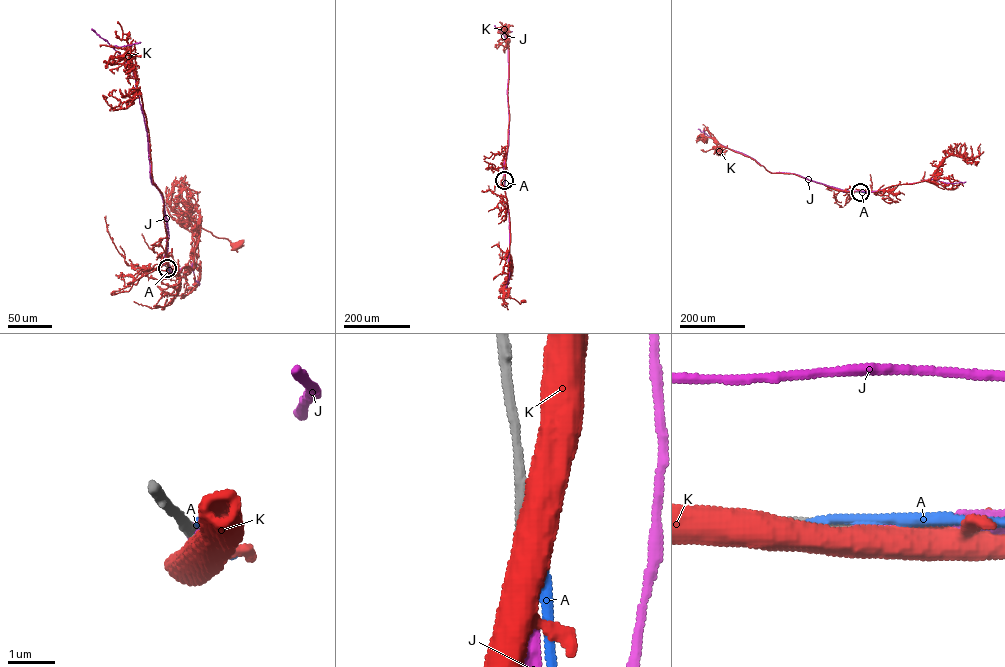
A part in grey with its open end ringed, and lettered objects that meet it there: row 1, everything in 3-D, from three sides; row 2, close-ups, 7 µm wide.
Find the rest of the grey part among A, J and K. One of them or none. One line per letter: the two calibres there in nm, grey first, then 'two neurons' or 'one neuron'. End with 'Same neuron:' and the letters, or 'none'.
A: 300/240 nm | two neurons
J: 240/200 nm | one neuron
K: 280/550 nm | two neurons
Same neuron: J

